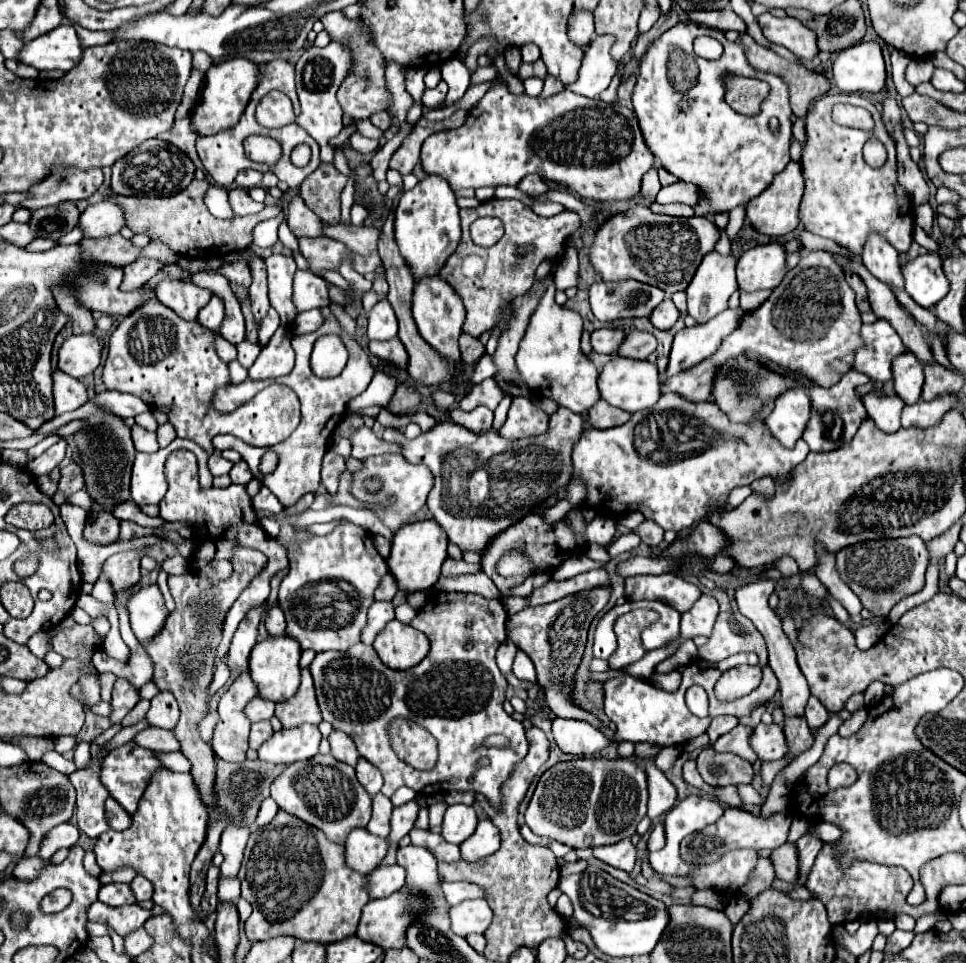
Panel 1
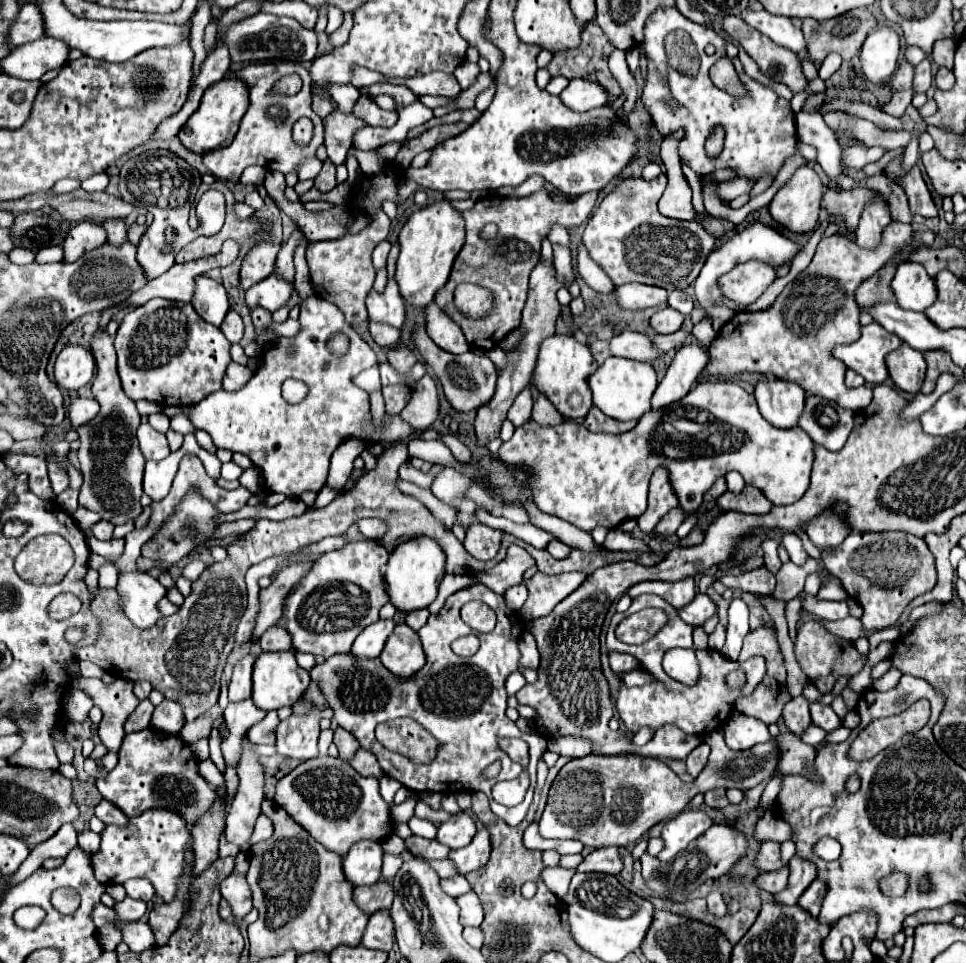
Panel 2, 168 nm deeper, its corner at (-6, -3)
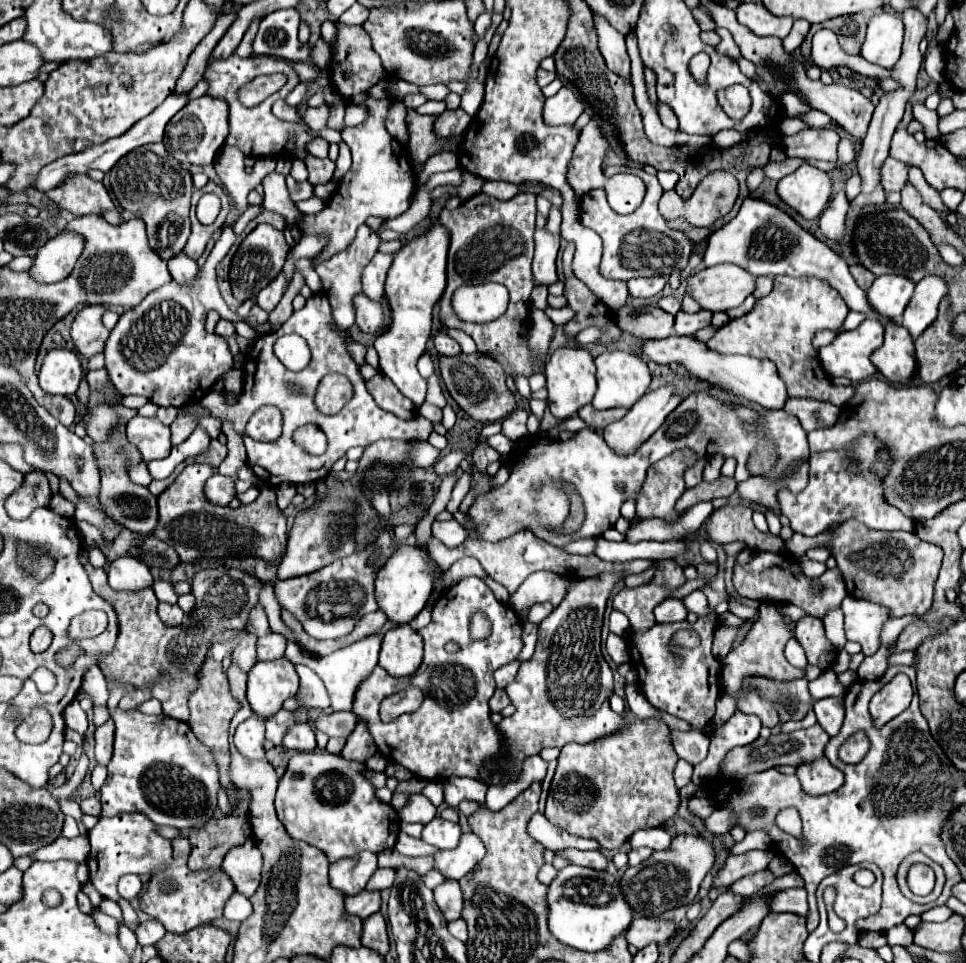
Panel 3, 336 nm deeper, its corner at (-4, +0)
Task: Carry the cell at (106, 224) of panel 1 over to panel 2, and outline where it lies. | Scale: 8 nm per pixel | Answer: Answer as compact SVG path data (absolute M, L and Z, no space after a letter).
M88 220L76 224L74 228L70 228L68 236L62 242L64 248L64 258L62 262L72 262L78 260L84 252L90 252L98 246L102 246L106 242L106 232L102 226L92 224Z

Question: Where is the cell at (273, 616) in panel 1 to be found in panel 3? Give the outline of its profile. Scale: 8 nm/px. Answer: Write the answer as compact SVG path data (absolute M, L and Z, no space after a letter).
M270 633L258 639L258 661L280 659L286 651L286 639L278 633Z

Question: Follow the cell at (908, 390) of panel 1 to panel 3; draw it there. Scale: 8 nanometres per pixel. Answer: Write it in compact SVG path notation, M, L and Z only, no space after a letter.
M890 321L884 333L884 345L872 353L876 369L892 383L908 383L916 371L914 341L906 327Z

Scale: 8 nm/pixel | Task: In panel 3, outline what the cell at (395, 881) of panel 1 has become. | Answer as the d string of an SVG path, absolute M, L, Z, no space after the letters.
M364 889L358 895L348 895L344 905L346 905L346 911L348 913L358 915L360 919L366 919L372 913L380 911L380 905L382 905L380 891L368 891L368 889Z

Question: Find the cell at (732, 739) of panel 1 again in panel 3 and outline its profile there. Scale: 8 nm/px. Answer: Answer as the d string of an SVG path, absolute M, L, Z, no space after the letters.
M736 711L722 727L710 735L710 745L705 760L694 766L692 783L696 787L714 779L718 773L724 755L740 745L748 745L758 739L762 721L754 715Z

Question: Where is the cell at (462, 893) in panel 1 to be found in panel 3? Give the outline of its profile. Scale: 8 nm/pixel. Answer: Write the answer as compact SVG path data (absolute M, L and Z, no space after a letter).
M432 869L430 873L426 873L426 875L422 877L422 881L424 881L424 883L430 887L430 889L436 889L438 885L442 885L442 883L446 881L446 877L444 877L444 875L442 875L438 869Z

